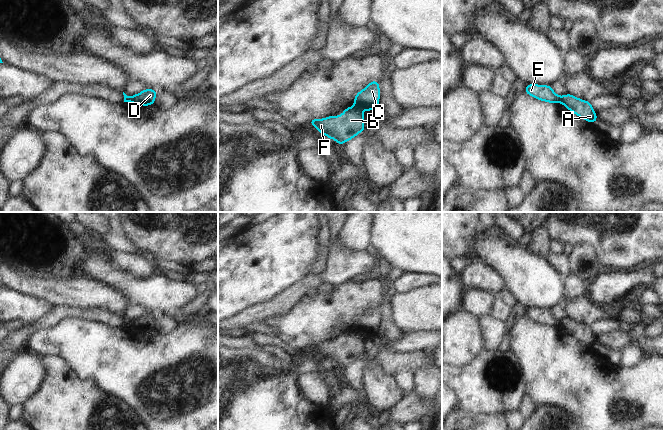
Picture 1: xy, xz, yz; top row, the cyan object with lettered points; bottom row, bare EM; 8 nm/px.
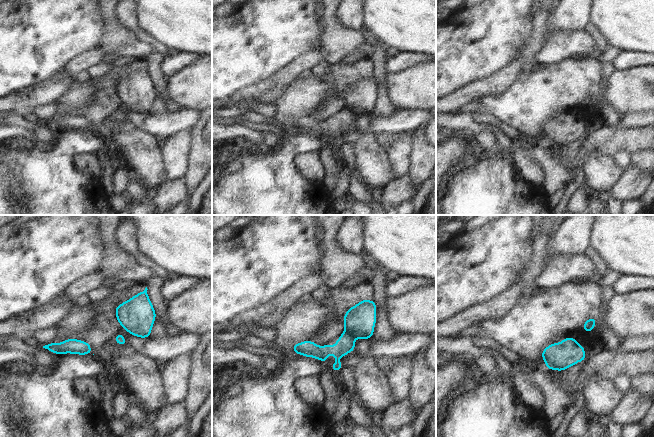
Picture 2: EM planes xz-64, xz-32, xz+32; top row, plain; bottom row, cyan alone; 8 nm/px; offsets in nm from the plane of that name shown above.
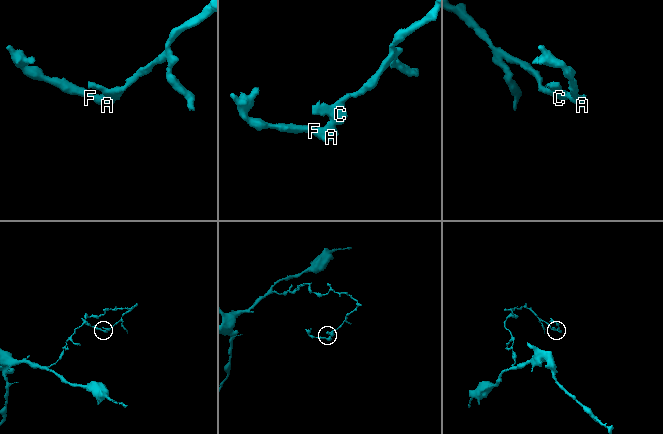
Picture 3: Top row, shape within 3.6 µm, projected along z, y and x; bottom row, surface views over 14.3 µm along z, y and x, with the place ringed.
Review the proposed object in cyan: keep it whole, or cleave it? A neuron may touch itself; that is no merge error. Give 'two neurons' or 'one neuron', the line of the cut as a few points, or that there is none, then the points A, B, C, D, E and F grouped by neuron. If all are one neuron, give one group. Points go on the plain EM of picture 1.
two neurons; cut yz (562, 321), (560, 326); groups A B F / C D E

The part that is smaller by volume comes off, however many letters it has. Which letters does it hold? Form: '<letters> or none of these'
A, B, F

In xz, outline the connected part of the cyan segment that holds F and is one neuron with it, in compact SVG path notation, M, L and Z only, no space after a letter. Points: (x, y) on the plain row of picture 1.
M347 331L340 340L328 340L324 343L311 343L309 345L317 355L330 363L334 363L339 369L356 361L360 356L365 354L364 339L356 331Z

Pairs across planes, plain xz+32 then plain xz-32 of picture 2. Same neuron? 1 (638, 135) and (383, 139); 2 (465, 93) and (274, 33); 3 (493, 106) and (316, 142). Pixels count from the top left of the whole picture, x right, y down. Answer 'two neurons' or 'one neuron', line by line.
1: one neuron
2: two neurons
3: two neurons

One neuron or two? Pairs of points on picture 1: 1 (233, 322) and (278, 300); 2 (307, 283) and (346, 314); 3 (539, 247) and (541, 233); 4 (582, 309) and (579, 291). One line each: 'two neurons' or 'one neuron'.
1: one neuron
2: two neurons
3: one neuron
4: two neurons

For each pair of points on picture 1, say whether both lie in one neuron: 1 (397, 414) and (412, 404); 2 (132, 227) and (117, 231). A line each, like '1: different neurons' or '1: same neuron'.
1: same neuron
2: different neurons

